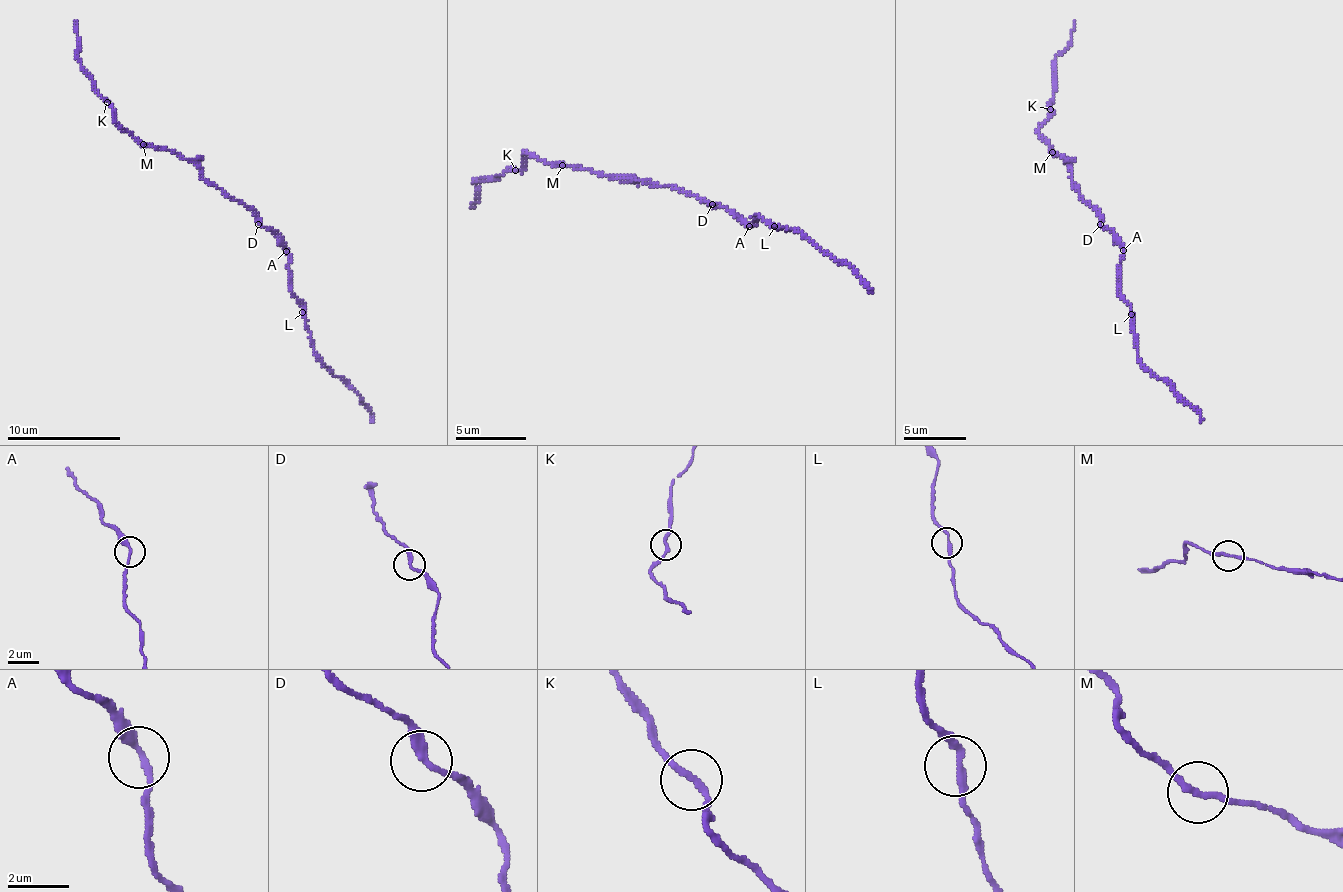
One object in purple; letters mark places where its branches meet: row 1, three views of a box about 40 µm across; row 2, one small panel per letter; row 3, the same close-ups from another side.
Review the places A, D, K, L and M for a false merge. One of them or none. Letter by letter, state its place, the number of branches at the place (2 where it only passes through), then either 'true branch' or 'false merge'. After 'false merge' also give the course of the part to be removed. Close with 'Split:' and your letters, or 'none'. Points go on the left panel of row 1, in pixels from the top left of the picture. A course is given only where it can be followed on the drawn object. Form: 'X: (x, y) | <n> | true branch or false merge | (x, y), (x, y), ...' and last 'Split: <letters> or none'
A: (286, 251) | 2 | true branch
D: (258, 224) | 2 | true branch
K: (107, 102) | 2 | true branch
L: (302, 312) | 2 | true branch
M: (143, 144) | 2 | true branch
Split: none

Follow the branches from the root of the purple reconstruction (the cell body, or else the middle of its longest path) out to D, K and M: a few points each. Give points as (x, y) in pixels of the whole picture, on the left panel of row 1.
D: (242, 203), (253, 212), (258, 224)
K: (242, 203), (211, 185), (191, 162), (180, 159), (163, 147), (135, 141), (116, 120), (112, 106), (107, 101)
M: (242, 203), (211, 185), (191, 162), (180, 159), (163, 147), (144, 144)

